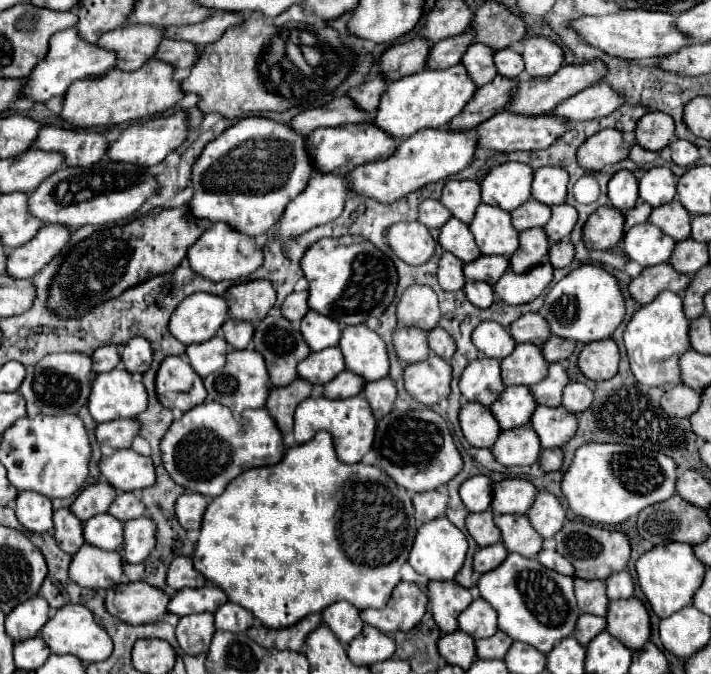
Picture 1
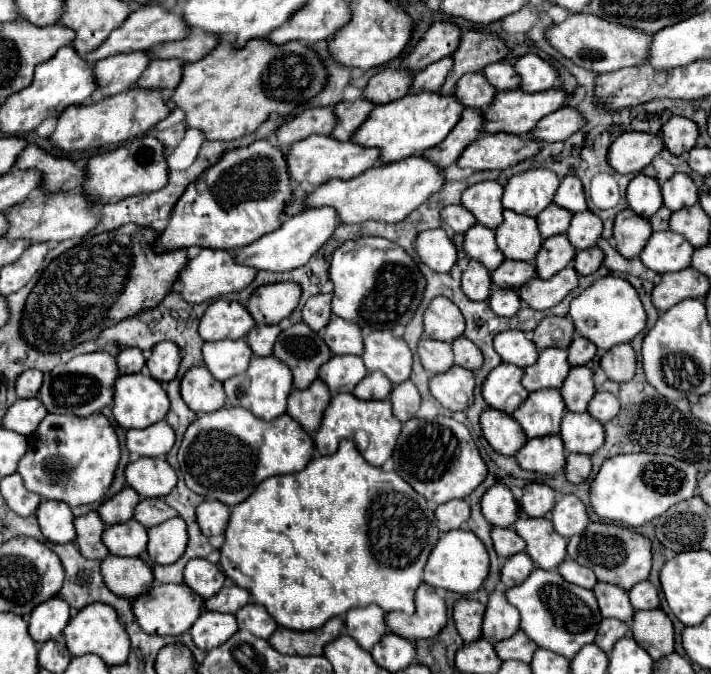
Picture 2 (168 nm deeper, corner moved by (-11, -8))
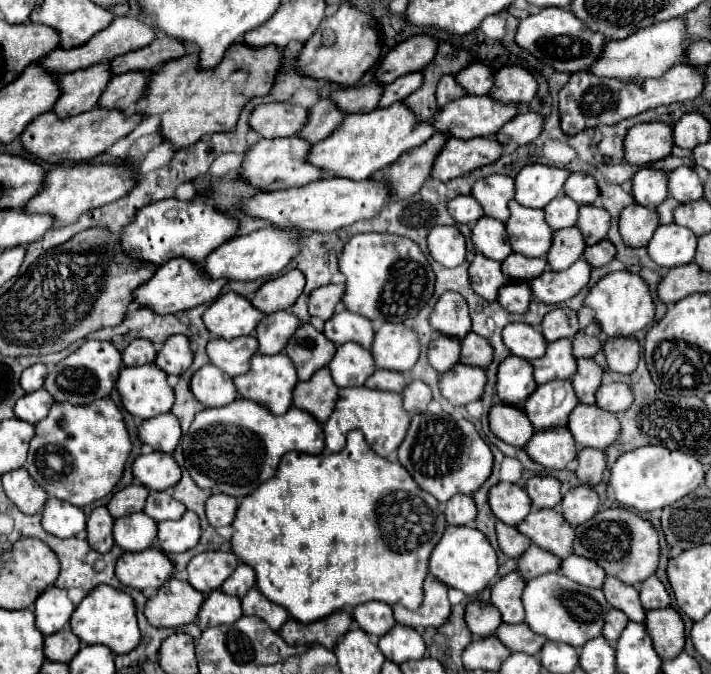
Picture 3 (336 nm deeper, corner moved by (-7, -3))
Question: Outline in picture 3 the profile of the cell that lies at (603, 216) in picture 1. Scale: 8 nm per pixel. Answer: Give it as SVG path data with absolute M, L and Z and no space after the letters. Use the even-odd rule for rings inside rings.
M638 203L628 205L620 215L620 233L624 243L630 247L646 247L658 225L656 209L642 207Z

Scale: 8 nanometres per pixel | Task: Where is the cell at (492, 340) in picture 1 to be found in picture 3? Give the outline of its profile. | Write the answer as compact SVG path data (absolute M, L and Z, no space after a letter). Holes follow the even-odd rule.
M510 323L504 327L504 343L512 351L512 355L522 357L522 359L538 359L546 353L548 341L544 339L542 331L538 331L532 325L526 323Z

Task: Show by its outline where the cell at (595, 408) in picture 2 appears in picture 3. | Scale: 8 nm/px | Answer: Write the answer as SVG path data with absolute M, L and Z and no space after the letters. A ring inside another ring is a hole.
M610 383L610 385L600 385L598 393L596 393L596 405L612 411L612 413L620 413L624 409L628 409L632 405L634 397L632 397L632 389L628 383Z

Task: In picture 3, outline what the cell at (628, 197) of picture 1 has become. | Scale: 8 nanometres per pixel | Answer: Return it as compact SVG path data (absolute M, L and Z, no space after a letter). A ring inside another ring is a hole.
M644 167L634 175L632 195L644 207L658 207L668 197L668 175L654 167Z

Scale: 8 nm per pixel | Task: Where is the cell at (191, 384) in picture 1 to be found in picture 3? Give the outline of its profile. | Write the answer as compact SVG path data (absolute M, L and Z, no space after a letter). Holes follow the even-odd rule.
M212 363L194 373L190 389L204 407L224 407L238 397L234 381Z

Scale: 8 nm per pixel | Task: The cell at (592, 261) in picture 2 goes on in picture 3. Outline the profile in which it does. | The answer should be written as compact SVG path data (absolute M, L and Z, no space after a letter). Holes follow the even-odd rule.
M604 239L604 241L600 241L600 243L592 245L592 247L586 247L586 251L584 251L584 259L592 267L608 265L614 259L614 255L616 255L616 247L608 239Z

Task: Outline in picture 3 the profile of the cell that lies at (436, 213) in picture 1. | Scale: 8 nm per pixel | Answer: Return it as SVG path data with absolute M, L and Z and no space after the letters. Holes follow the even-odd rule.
M458 195L448 203L448 211L450 215L456 219L456 223L470 223L474 225L480 217L484 217L484 209L480 209L480 203L474 197L466 197L466 195Z

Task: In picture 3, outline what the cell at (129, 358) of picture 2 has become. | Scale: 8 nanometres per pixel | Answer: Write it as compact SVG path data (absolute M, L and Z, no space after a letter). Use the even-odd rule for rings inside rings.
M136 339L132 341L126 349L124 349L124 365L132 367L132 365L144 365L144 363L154 363L156 359L156 347L152 341L148 339Z

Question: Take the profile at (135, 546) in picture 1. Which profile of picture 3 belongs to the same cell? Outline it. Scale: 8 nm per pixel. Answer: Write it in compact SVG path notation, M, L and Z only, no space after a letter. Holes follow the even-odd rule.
M186 511L178 521L162 521L158 527L158 545L164 553L182 553L200 541L200 519Z

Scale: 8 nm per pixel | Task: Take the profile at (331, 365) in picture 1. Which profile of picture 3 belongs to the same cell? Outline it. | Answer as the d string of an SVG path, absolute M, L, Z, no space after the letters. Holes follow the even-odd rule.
M356 343L340 345L328 367L338 387L360 387L376 371L372 351Z

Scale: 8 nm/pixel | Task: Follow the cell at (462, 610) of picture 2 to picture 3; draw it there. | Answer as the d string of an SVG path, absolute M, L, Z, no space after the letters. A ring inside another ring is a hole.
M474 601L466 609L466 623L476 637L488 637L496 633L496 629L502 623L502 617L500 611L494 609L494 605Z

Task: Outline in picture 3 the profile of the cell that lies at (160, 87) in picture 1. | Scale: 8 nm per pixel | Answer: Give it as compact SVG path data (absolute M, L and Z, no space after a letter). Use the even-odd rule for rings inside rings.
M100 107L80 113L76 117L68 117L68 119L58 119L54 113L42 113L40 117L36 117L36 121L32 121L32 125L28 125L28 129L24 129L24 133L20 135L20 141L28 153L32 153L34 157L42 161L78 163L78 161L88 161L96 157L98 153L104 153L118 139L126 137L140 123L140 119L142 115L126 117L120 111L108 111Z

